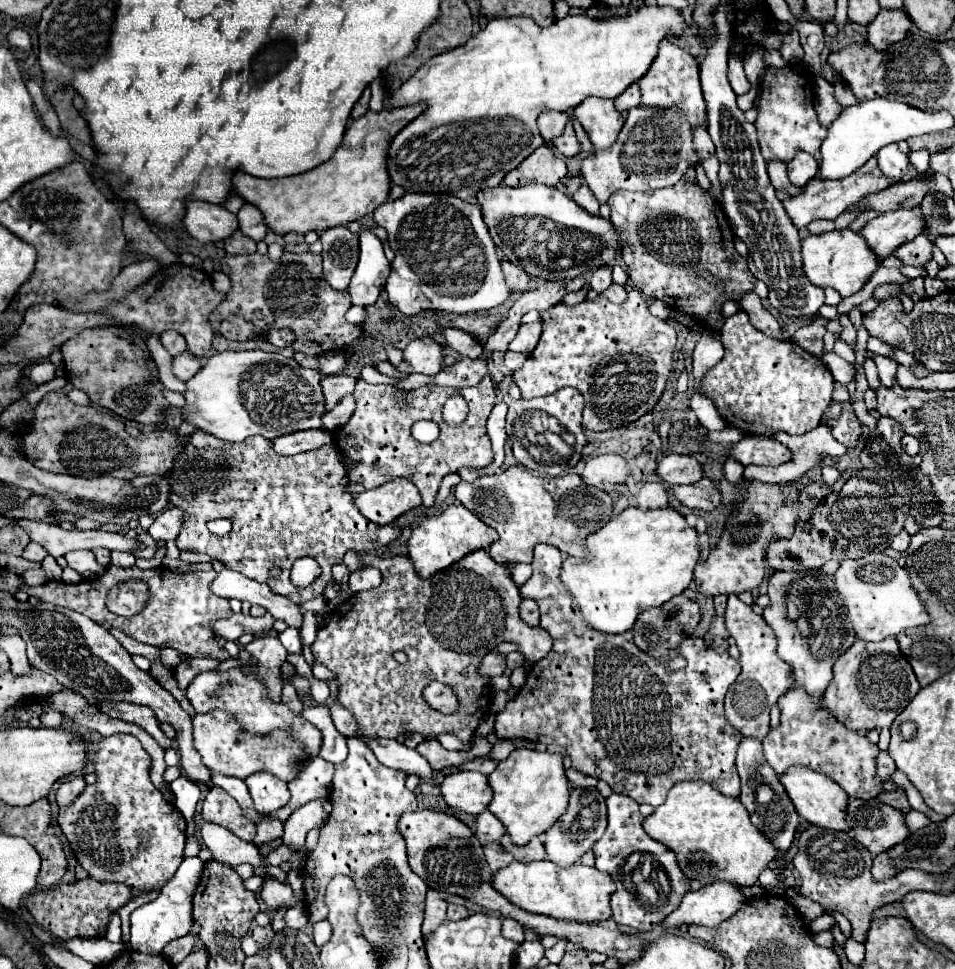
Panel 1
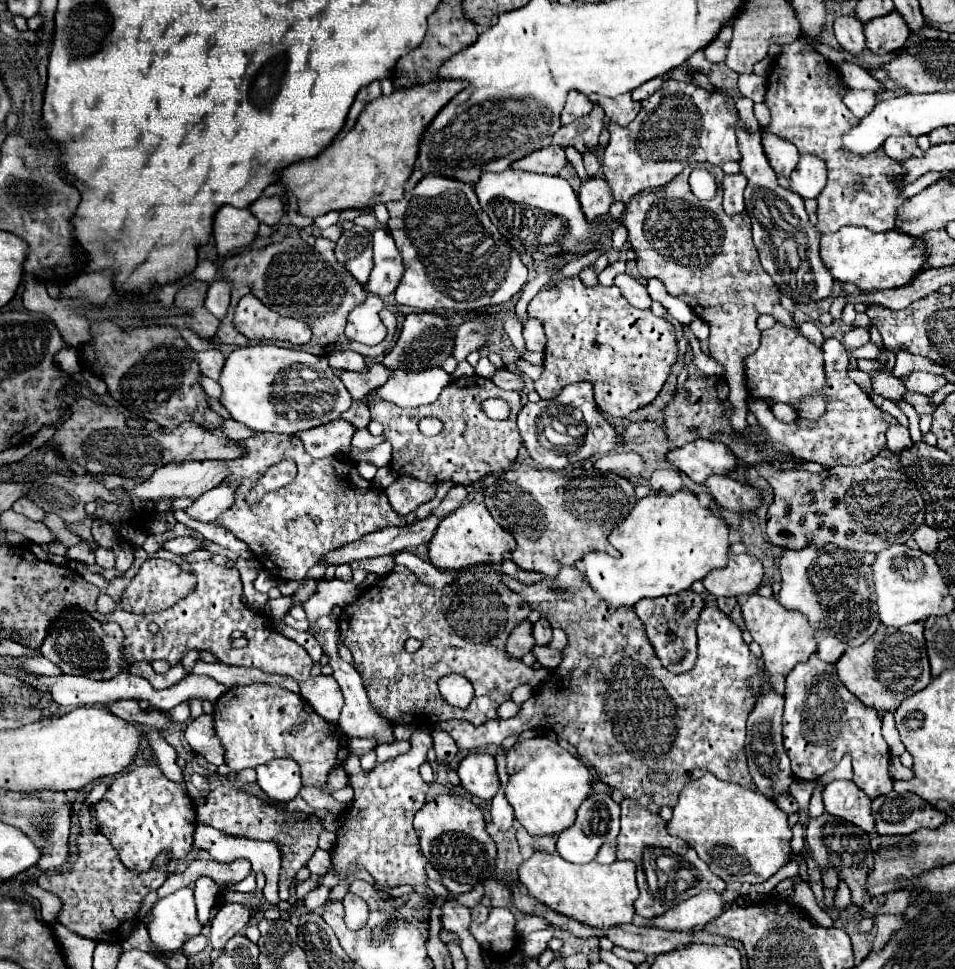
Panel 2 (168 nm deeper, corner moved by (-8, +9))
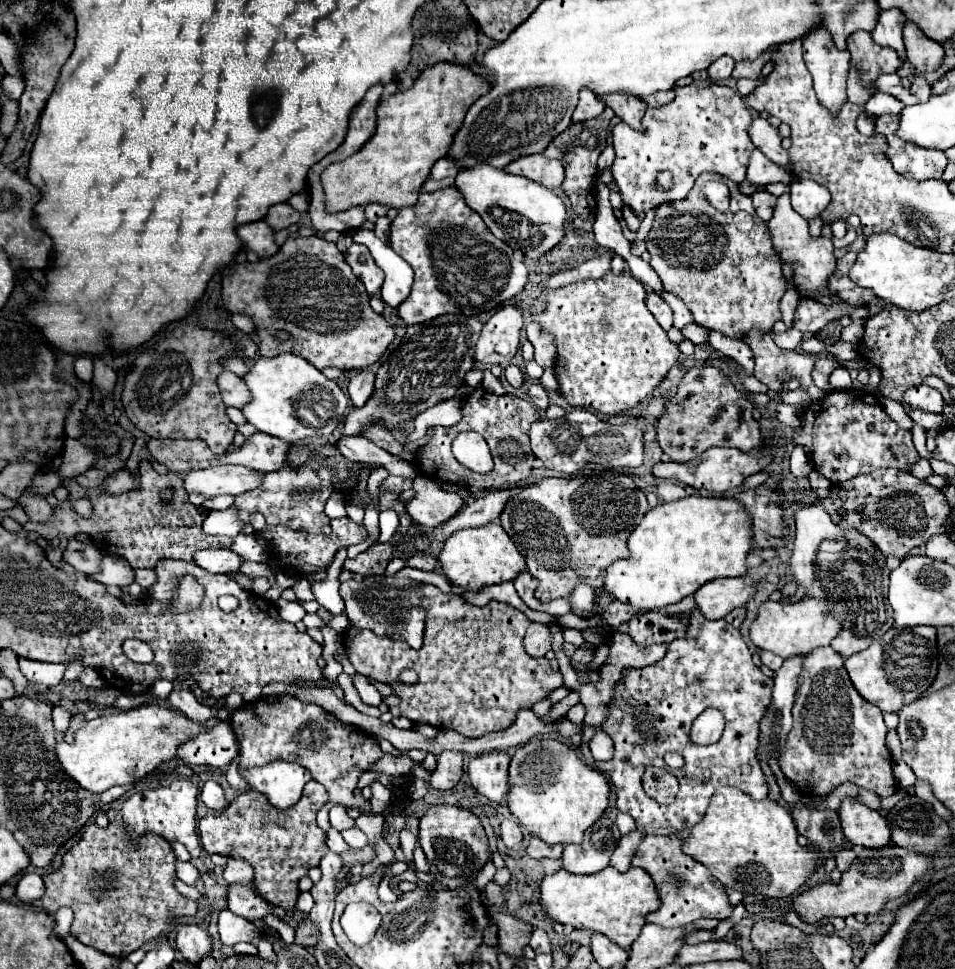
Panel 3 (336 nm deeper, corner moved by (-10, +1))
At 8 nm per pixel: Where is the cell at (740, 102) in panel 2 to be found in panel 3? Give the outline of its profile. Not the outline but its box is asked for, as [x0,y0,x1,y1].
[746,149,794,187]

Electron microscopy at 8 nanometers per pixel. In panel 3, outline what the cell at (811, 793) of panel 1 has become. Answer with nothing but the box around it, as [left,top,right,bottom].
[838,799,890,849]

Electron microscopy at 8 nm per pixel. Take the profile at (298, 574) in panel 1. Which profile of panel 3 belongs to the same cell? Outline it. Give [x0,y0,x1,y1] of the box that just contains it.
[434,485,524,541]

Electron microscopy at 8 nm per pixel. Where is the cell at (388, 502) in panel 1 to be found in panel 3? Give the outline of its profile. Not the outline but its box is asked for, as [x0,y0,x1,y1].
[406,477,466,529]

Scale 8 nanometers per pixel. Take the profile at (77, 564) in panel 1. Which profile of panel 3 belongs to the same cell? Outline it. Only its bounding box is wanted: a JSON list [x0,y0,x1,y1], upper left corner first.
[96,555,134,587]

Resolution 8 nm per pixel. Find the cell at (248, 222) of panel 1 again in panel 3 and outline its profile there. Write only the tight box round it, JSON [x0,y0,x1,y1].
[266,203,300,231]

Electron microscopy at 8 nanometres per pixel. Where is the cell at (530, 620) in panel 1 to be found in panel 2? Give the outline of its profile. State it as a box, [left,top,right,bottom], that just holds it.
[532,613,552,645]

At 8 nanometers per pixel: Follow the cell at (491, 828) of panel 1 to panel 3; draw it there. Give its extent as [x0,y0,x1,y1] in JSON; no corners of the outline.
[500,819,524,849]

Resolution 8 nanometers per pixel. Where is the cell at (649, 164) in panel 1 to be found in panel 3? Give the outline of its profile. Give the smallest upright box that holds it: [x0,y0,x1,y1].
[612,79,754,215]

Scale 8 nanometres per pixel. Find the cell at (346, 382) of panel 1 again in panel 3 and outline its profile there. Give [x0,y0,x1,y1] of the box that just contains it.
[348,369,374,407]

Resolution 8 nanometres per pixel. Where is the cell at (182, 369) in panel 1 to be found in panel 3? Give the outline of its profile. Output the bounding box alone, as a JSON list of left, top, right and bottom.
[218,371,250,409]

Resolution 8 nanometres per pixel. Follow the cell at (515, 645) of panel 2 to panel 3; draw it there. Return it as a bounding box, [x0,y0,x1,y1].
[524,623,552,657]

